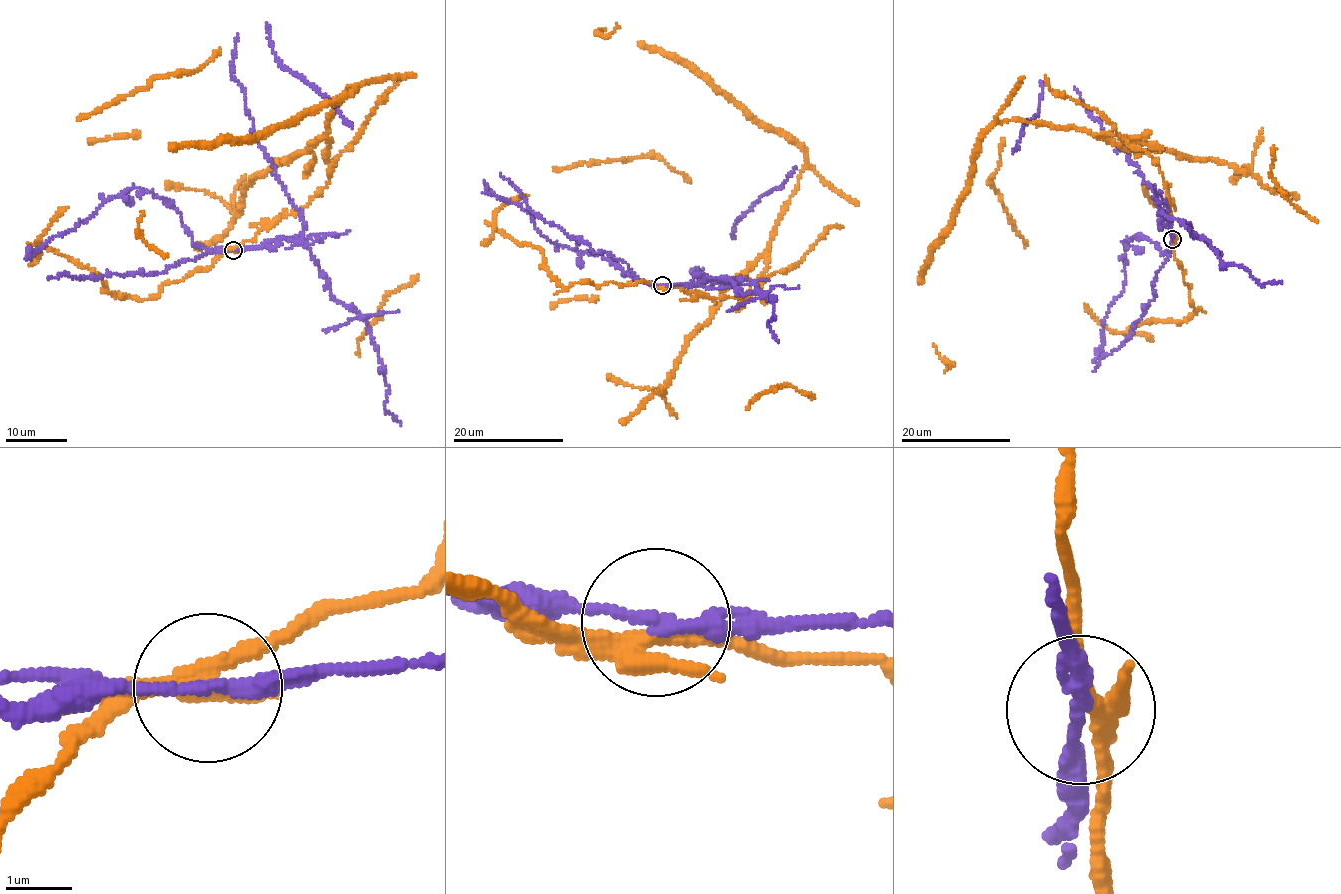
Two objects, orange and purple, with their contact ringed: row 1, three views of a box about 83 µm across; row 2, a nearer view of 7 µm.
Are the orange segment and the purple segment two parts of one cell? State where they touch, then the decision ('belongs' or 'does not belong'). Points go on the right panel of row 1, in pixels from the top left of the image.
place (1172, 239); does not belong

